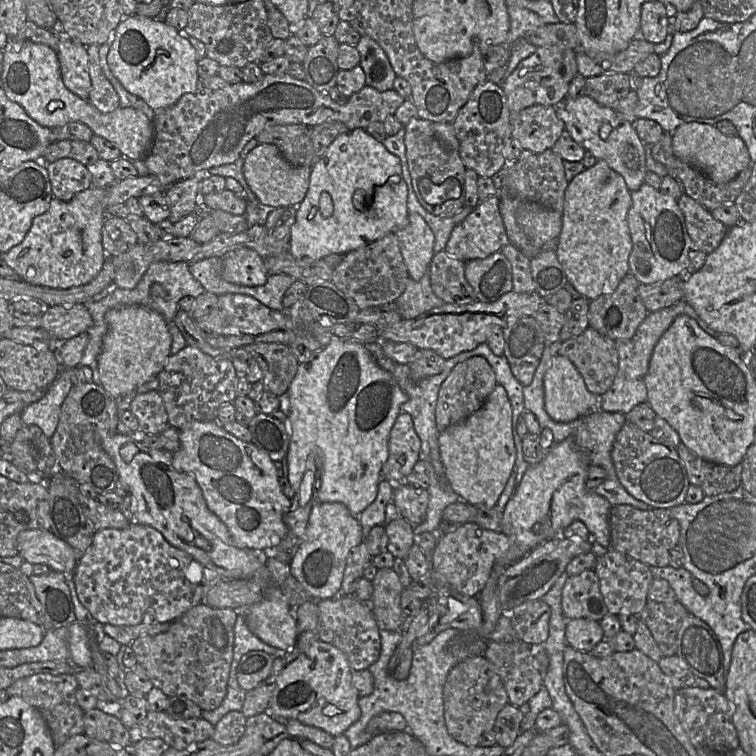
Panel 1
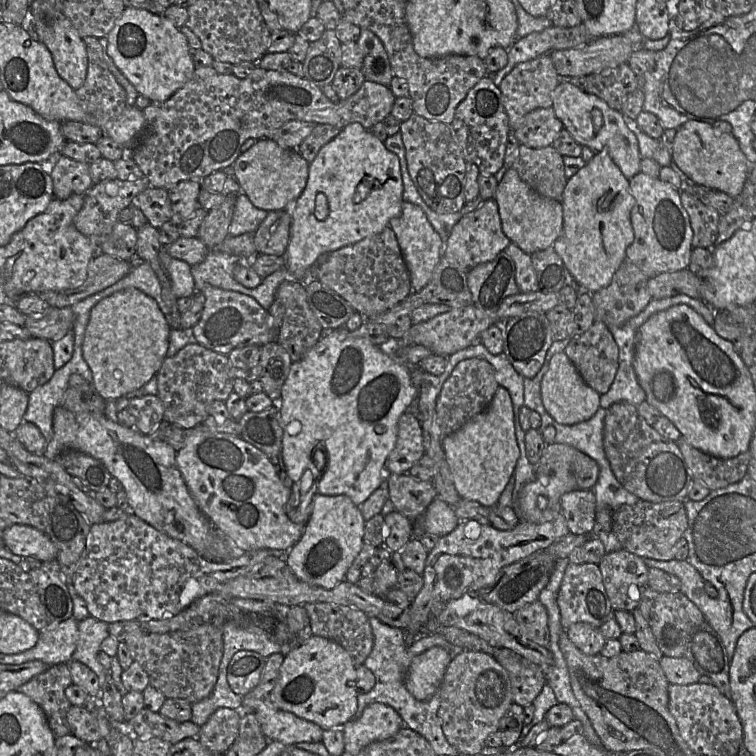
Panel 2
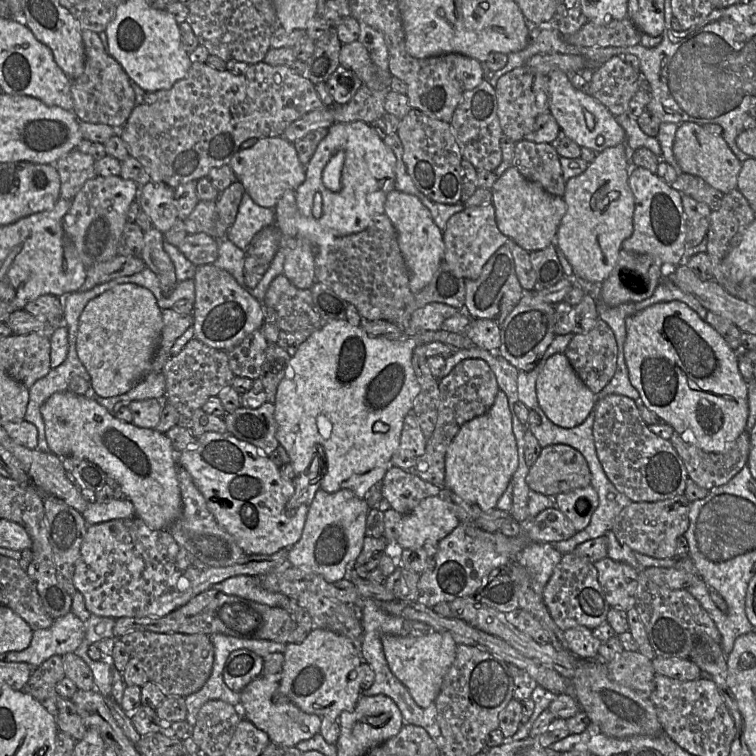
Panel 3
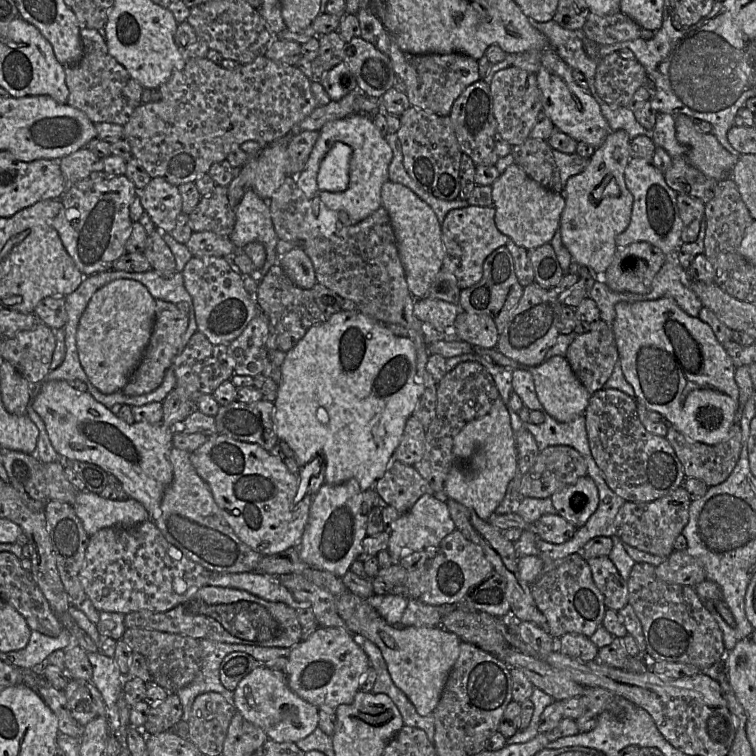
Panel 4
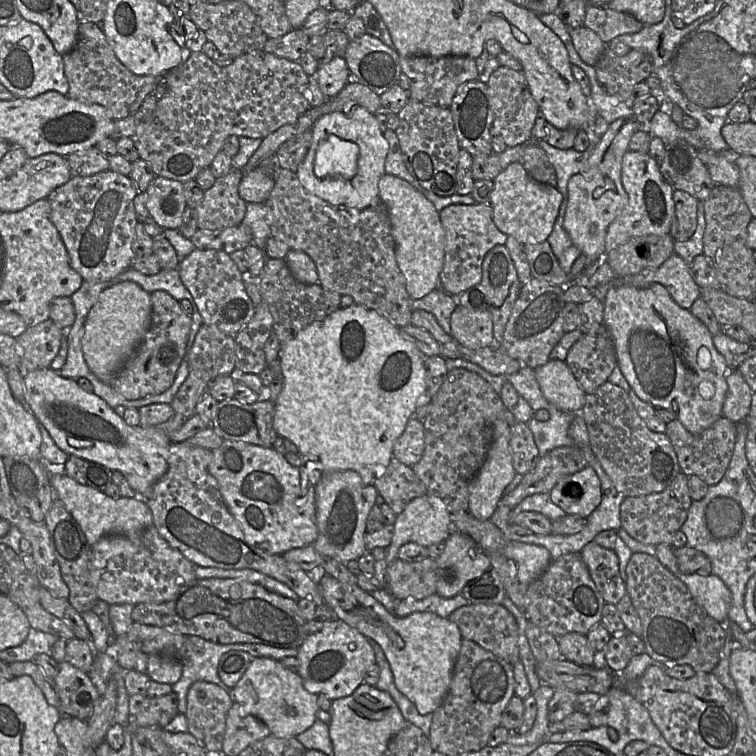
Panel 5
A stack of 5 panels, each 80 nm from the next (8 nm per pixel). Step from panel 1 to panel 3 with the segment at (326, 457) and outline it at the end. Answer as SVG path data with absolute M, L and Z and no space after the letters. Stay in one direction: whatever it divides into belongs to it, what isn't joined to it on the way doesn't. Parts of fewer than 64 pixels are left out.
M331 320L299 346L286 368L275 399L276 437L287 451L296 476L305 472L320 456L325 466L320 489L328 493L350 489L358 498L366 499L370 489L381 483L391 466L392 455L400 445L404 419L413 413L414 402L420 393L412 365L415 347L433 341L451 345L454 349L474 346L465 334L444 330L423 330L408 337L406 340L390 340L370 336L361 326L352 326L347 320Z

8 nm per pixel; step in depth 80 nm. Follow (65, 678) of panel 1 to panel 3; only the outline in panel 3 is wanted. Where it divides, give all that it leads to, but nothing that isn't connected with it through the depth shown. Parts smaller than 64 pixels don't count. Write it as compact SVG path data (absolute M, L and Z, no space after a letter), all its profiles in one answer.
M54 655L34 669L23 690L37 699L56 721L59 698L56 686L65 677L63 657Z

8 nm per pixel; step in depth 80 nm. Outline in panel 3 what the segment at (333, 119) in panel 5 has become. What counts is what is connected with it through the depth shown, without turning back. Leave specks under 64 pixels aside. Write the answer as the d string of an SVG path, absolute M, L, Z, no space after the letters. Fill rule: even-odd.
M355 121L334 123L328 128L327 135L320 141L316 151L306 166L304 182L295 190L296 204L300 214L313 217L313 198L320 192L323 212L319 225L330 229L336 236L347 236L365 230L380 214L385 213L384 204L388 193L395 189L396 156L371 125ZM338 152L345 153L342 168L341 190L332 192L322 182L322 172L328 161Z

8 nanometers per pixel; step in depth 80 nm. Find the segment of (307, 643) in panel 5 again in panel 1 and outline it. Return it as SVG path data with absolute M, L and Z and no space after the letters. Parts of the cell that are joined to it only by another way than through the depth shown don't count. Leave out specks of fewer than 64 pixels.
M319 639L287 664L278 675L265 712L280 720L296 719L332 736L344 734L361 716L359 695L352 685L352 668L337 647Z

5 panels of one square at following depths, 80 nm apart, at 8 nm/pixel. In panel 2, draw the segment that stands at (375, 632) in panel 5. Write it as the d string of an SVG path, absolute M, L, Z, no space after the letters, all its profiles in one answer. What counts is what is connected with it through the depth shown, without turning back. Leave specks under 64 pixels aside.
M435 646L413 657L404 678L408 691L419 701L431 698L440 690L452 654Z

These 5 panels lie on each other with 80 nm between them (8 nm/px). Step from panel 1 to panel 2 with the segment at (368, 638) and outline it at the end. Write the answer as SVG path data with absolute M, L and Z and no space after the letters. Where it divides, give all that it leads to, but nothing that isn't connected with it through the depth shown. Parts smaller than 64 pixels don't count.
M327 602L306 603L303 607L309 616L313 635L321 636L340 644L350 654L357 667L364 664L374 645L369 618L364 612L350 606Z

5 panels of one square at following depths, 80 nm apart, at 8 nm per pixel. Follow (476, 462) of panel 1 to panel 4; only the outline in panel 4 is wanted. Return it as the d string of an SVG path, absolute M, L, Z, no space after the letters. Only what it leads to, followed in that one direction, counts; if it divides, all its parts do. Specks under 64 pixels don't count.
M501 397L495 400L485 416L470 421L455 436L453 454L458 461L467 464L464 467L457 464L451 468L445 481L445 495L474 510L483 520L488 520L518 472L515 433L510 413Z

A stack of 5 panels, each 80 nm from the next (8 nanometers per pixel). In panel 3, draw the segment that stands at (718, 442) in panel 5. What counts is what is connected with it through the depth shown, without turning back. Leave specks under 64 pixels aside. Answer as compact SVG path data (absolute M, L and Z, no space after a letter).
M676 431L669 439L676 452L682 459L688 478L699 486L711 490L729 482L748 462L750 449L750 432L743 432L734 441L731 448L723 453L707 452L685 441Z

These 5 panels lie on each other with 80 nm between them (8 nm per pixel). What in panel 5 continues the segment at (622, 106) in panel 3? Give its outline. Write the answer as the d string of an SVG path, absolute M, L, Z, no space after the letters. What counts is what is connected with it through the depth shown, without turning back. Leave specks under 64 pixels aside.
M606 47L595 70L605 92L626 102L635 86L653 74L653 64L651 57L642 50L631 49L619 56Z

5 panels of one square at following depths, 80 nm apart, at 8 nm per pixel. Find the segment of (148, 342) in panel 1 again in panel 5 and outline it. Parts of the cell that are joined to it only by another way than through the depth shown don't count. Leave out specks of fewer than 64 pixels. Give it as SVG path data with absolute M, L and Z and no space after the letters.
M123 281L102 291L90 309L81 340L85 361L101 381L111 383L124 363L142 343L151 326L150 293L132 281Z

